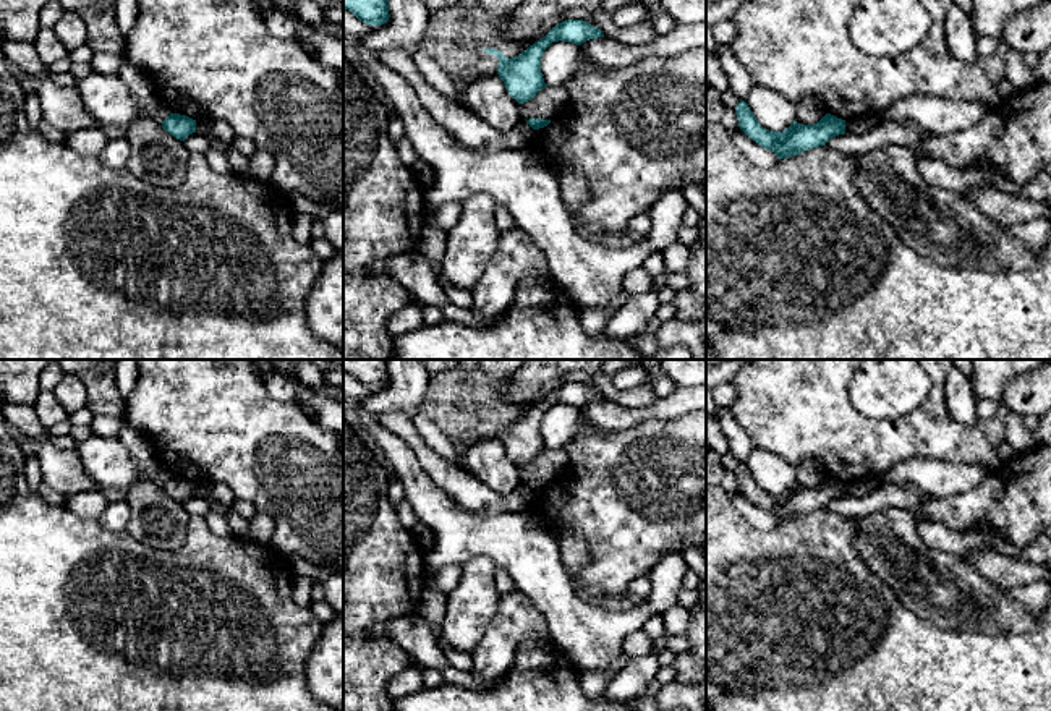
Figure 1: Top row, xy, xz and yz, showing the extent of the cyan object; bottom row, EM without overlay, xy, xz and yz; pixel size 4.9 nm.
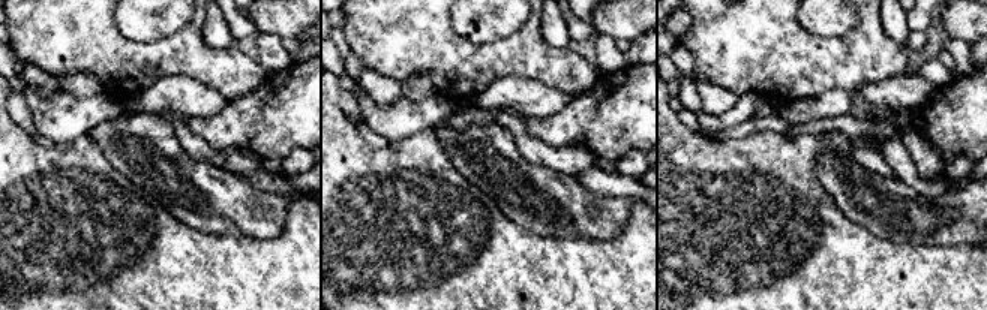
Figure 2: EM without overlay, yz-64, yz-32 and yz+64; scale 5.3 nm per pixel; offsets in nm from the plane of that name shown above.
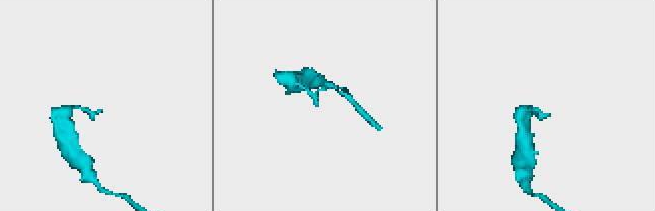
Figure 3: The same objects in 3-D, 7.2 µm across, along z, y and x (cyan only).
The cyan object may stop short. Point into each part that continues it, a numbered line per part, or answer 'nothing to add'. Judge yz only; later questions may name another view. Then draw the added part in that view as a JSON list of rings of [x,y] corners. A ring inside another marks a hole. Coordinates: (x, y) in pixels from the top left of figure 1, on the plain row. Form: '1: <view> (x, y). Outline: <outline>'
nothing to add

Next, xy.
nothing to add

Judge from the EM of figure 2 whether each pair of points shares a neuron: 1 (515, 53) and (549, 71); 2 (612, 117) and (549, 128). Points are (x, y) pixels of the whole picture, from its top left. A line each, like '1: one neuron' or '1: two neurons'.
1: one neuron
2: one neuron

